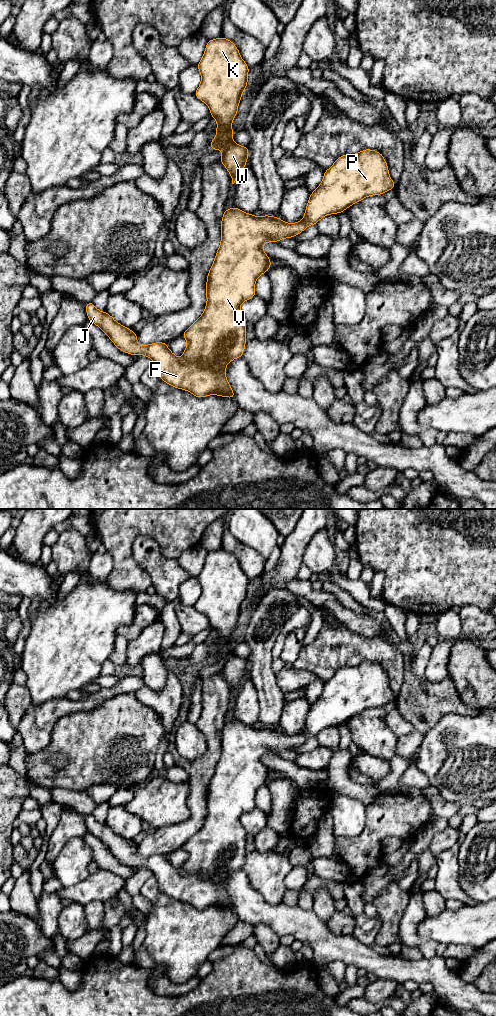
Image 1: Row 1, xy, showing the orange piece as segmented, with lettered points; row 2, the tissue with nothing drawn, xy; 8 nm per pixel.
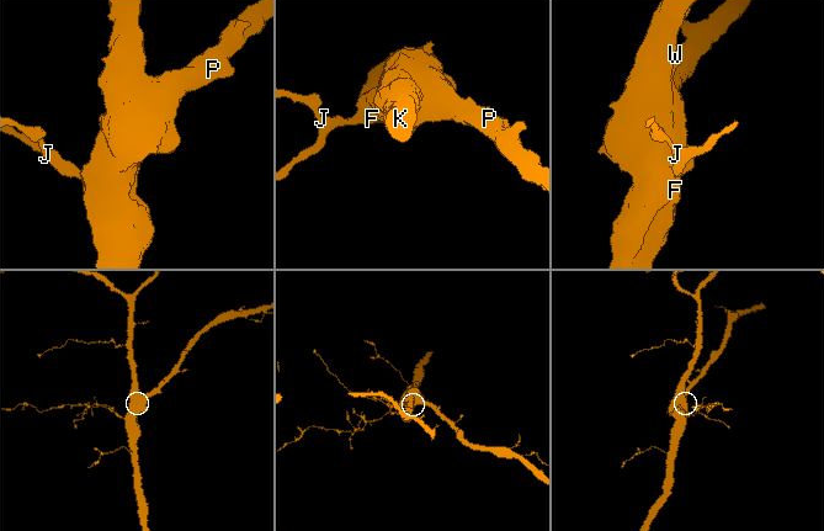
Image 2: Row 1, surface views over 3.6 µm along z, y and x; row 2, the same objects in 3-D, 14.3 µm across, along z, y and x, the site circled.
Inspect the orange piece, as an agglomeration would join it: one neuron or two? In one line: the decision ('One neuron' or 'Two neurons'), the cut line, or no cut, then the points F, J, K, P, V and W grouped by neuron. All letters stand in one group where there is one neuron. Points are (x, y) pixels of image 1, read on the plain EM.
One neuron. No split. Groups: F J K P V W

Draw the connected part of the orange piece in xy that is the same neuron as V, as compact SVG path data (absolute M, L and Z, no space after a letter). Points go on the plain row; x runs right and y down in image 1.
M364 661L356 666L338 669L333 677L324 683L323 691L310 706L304 729L299 734L286 735L281 730L270 727L256 729L235 718L231 721L225 720L221 732L221 754L207 786L207 815L202 827L181 846L187 853L187 859L180 870L171 864L166 854L142 858L137 854L137 844L132 844L130 840L116 834L106 823L99 823L92 813L86 814L85 817L87 830L98 838L120 863L151 870L158 881L159 891L170 898L188 903L197 910L218 907L235 911L234 903L226 890L226 878L233 871L241 870L245 862L247 832L240 822L240 817L256 808L256 792L271 780L271 771L262 758L268 754L277 755L279 752L295 749L308 738L316 737L323 729L344 724L365 709L382 707L395 699L384 668L379 663Z

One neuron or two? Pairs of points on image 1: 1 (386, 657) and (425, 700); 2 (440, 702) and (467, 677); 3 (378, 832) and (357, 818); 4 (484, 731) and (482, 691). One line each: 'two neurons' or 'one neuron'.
1: two neurons
2: two neurons
3: two neurons
4: two neurons

